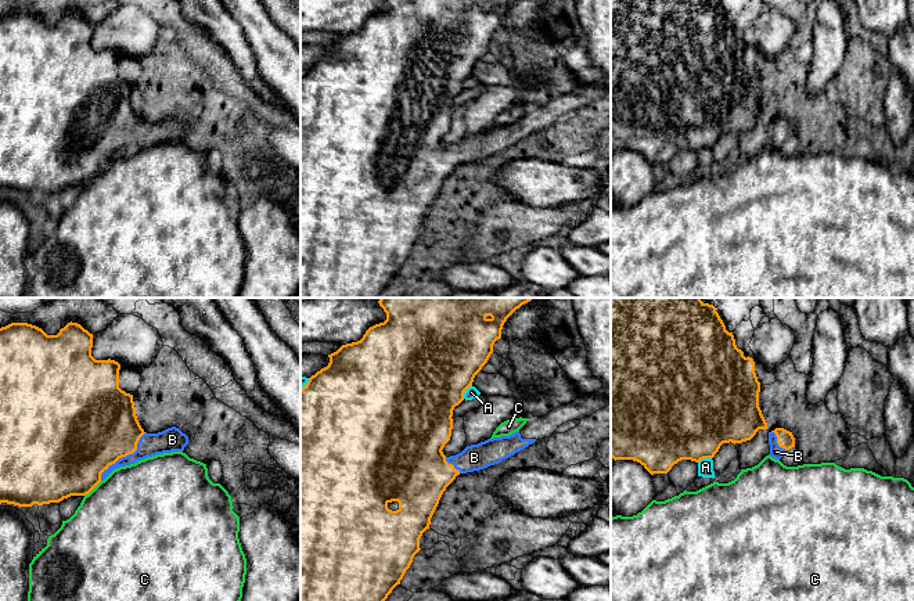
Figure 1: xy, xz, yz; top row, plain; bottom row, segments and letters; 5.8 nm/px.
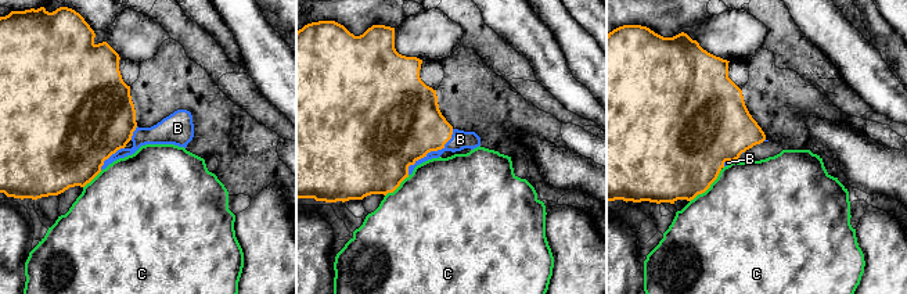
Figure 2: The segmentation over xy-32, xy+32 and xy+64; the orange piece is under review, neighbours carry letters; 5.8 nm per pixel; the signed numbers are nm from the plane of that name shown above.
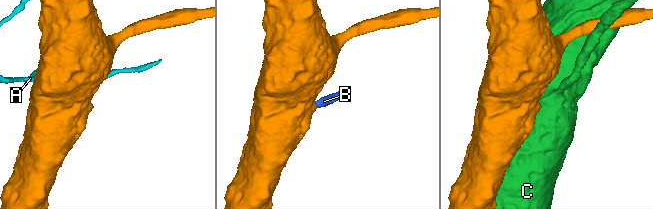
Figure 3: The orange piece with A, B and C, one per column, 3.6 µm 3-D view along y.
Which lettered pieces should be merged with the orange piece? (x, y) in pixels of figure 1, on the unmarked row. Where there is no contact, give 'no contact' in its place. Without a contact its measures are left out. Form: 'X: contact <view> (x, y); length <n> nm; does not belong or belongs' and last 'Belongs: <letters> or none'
A: contact xz (464, 81); length 90 nm; does not belong
B: contact xy (123, 146); length 380 nm; belongs
C: contact xy (93, 177); length 140 nm; does not belong
Belongs: B

